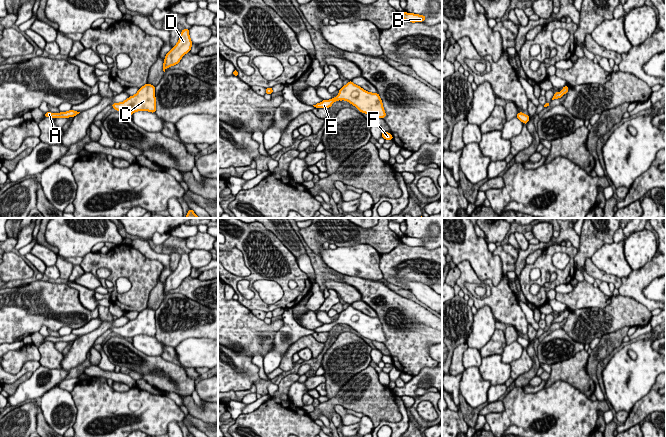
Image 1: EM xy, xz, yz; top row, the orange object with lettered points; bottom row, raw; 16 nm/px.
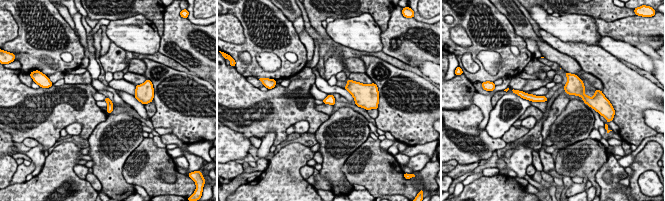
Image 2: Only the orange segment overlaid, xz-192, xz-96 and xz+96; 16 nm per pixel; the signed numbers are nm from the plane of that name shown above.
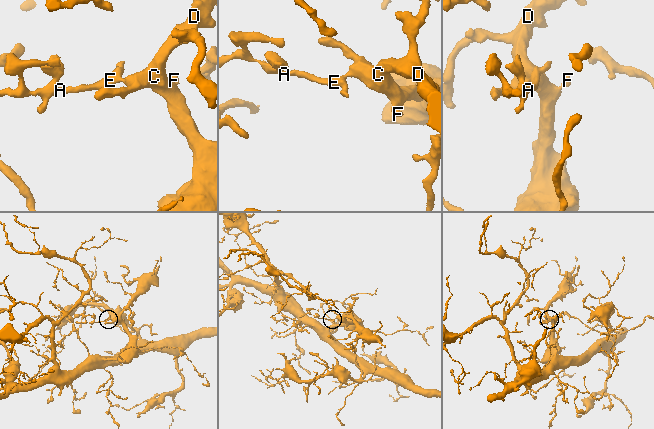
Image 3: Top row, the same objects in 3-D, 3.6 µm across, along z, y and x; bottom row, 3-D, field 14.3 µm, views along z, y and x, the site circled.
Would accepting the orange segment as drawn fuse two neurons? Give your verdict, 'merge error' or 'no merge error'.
no merge error

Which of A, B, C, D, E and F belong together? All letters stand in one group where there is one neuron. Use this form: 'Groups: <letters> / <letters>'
Groups: A B C D E F

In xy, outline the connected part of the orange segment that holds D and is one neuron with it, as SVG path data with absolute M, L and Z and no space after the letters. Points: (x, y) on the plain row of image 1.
M189 253L182 254L177 268L165 280L163 295L165 296L167 292L178 288L182 281L190 276L192 268Z

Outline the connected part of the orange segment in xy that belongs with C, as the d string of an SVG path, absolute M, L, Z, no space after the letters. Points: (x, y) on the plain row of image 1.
M147 307L138 316L127 322L125 325L120 327L114 327L111 330L118 334L120 337L126 339L132 339L137 335L148 335L155 337L156 335L156 321L155 321L155 310Z

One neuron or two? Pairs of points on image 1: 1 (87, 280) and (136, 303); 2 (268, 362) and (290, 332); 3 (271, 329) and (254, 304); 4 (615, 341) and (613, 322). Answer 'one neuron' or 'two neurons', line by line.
1: two neurons
2: one neuron
3: two neurons
4: two neurons

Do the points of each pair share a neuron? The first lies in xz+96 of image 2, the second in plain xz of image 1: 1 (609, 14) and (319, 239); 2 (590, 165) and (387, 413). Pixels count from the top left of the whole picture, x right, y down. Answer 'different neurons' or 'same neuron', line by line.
1: same neuron
2: same neuron

